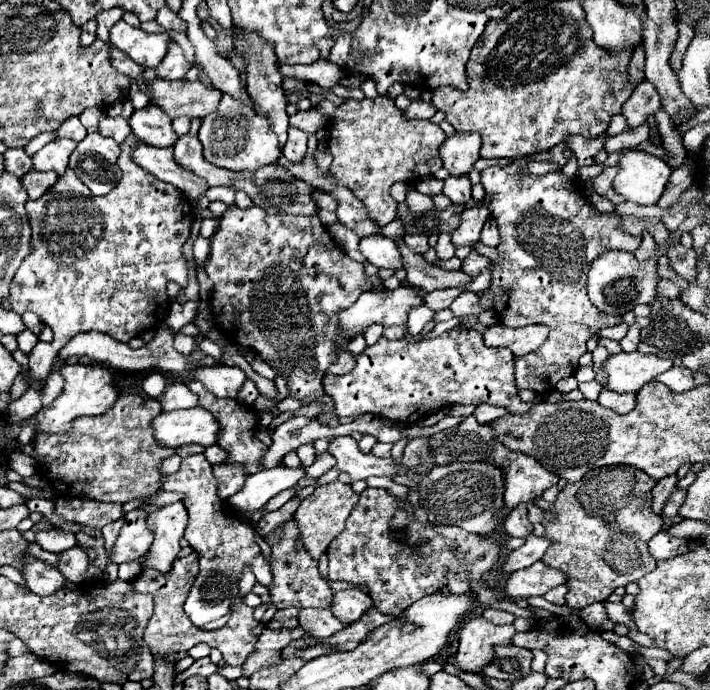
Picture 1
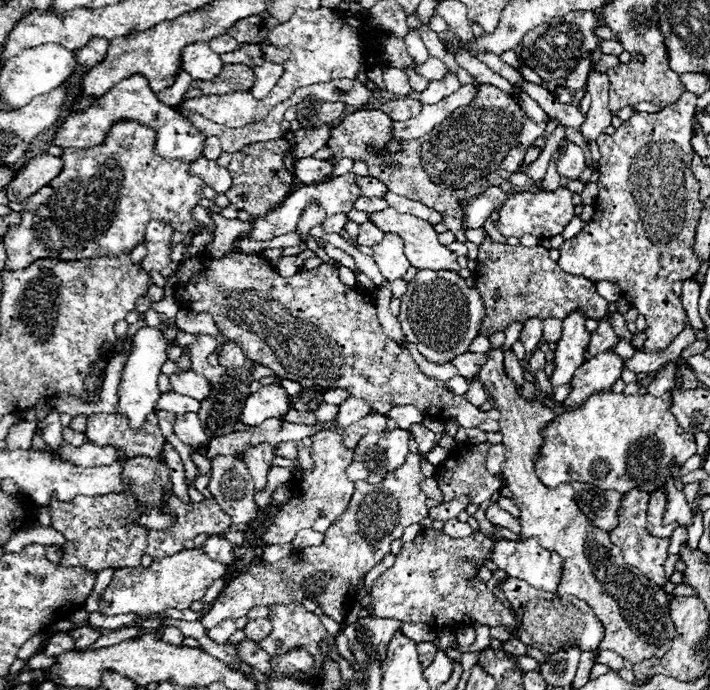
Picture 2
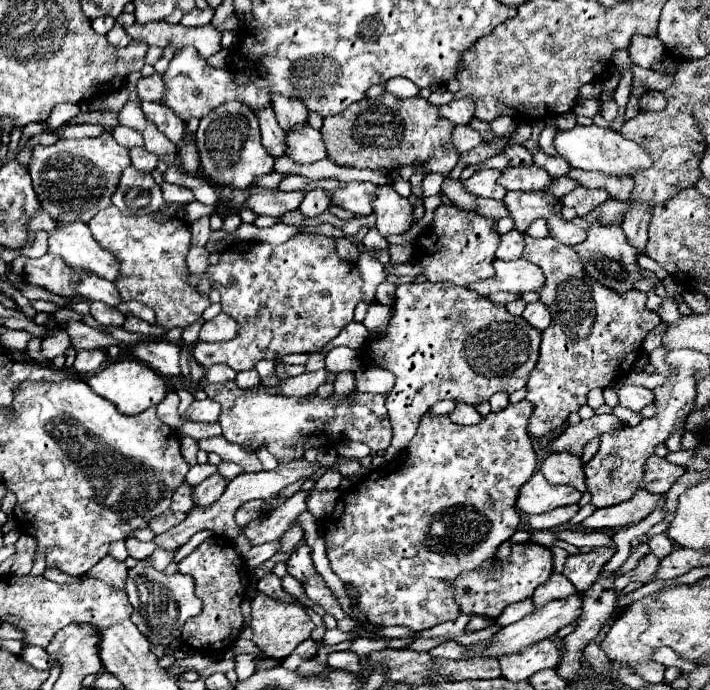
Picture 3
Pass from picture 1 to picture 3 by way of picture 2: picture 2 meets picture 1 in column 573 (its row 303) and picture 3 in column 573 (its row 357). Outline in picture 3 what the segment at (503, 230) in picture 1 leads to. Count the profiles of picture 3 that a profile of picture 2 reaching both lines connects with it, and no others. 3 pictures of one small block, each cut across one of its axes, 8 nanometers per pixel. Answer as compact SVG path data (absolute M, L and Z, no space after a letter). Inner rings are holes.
M524 234L524 240L526 246L522 252L522 260L534 262L536 266L542 268L546 282L536 292L540 294L540 302L544 302L552 312L551 325L542 332L538 362L526 384L526 400L534 406L534 412L528 420L528 432L540 438L558 430L570 412L578 412L578 408L586 402L586 396L592 388L606 388L608 384L622 380L630 374L646 334L660 324L660 316L646 308L644 292L632 290L632 292L618 294L612 292L610 288L600 286L596 278L588 276L574 246L560 244L550 236L536 240Z

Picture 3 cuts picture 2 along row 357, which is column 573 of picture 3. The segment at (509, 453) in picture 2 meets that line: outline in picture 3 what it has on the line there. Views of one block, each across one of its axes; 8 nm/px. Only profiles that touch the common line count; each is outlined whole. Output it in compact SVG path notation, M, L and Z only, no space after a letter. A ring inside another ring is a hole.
M536 472L520 488L516 508L526 514L540 514L558 506L578 504L580 498L582 494L576 492L576 488L564 486L564 484L550 484L540 472Z

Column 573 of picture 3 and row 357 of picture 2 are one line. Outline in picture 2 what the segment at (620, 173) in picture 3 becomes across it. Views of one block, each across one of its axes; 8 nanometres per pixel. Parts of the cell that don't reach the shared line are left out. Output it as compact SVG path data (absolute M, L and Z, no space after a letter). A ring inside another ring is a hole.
M140 328L134 334L134 350L128 356L124 370L122 370L122 380L118 386L118 414L128 418L128 424L138 430L140 426L144 426L148 414L154 412L154 406L160 398L160 390L158 390L158 376L160 376L160 366L168 360L166 356L166 338L162 336L162 332L158 328Z

